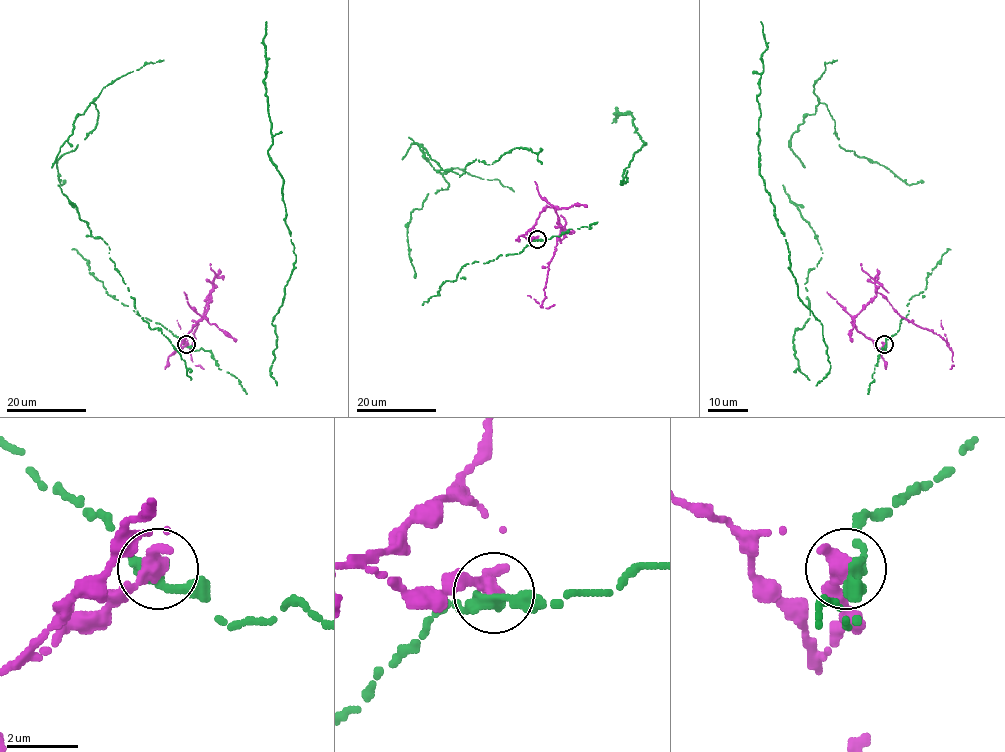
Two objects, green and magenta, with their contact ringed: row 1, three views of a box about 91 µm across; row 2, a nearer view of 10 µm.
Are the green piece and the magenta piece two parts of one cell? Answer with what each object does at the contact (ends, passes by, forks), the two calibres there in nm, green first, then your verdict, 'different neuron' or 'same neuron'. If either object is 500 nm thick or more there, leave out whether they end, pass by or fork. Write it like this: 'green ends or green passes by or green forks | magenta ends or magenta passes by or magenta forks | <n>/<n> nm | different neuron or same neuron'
360/500 nm | different neuron

